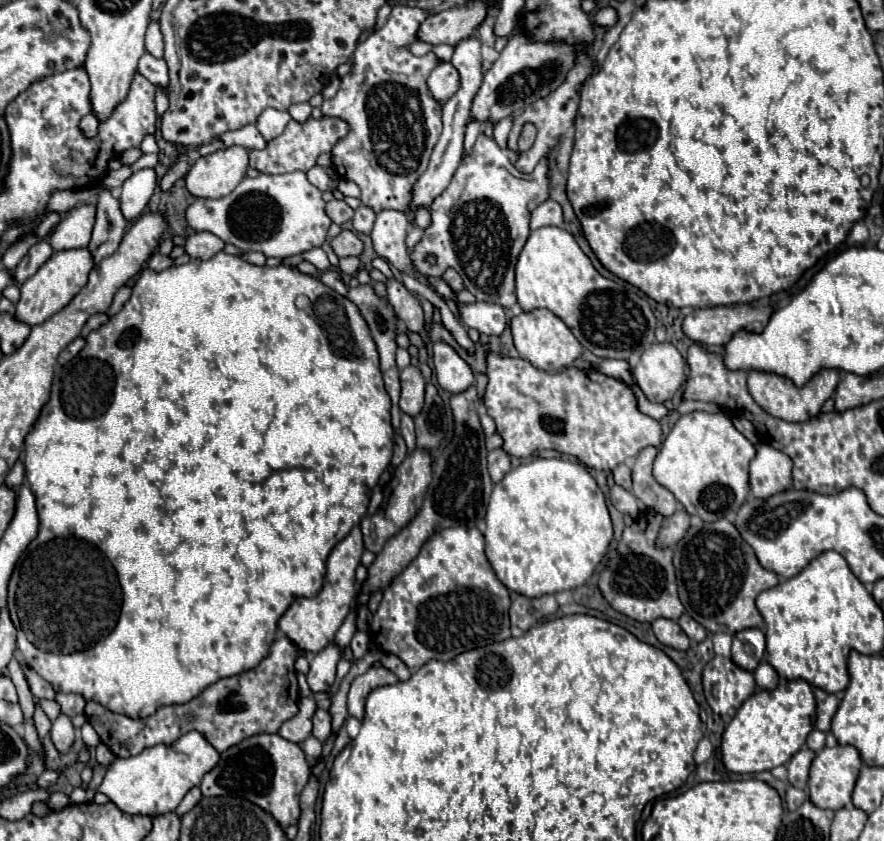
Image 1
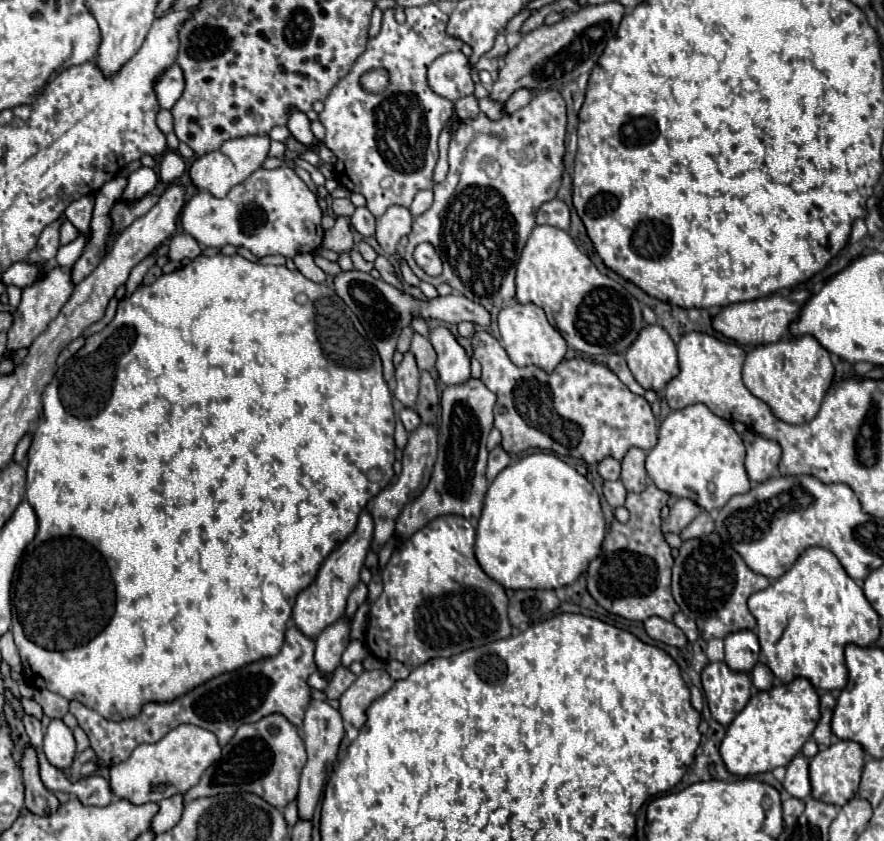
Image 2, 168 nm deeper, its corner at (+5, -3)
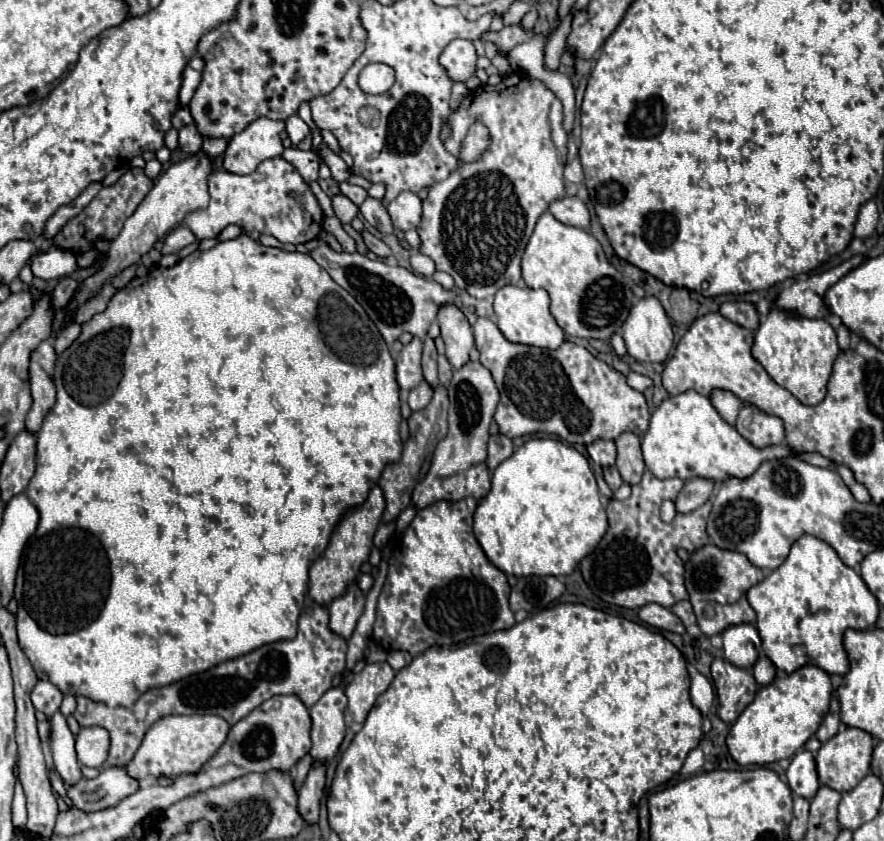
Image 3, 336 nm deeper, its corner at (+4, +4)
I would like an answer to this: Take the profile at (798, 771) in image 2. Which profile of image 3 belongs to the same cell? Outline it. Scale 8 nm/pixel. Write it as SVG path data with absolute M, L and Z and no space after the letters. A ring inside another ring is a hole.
M800 750L790 762L790 768L786 770L786 778L788 778L788 786L796 796L814 798L820 788L814 756L808 750Z

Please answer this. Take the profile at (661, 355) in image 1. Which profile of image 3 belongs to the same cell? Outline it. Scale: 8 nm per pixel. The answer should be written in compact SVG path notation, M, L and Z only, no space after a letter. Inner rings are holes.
M654 296L640 298L622 324L622 338L632 358L640 362L664 362L674 346L670 318Z

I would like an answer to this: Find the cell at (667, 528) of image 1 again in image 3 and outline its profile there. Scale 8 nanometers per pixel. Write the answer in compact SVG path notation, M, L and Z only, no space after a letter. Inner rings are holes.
M690 478L684 484L682 492L678 494L676 510L678 512L692 512L694 508L702 506L710 498L714 486L716 486L714 480L708 480L708 478Z

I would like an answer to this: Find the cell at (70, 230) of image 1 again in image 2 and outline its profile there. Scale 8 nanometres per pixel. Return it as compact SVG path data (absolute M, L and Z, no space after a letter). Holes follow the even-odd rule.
M79 233L75 241L59 247L59 253L57 253L57 263L61 267L73 267L73 263L81 257L83 253L83 247L85 247L85 235Z

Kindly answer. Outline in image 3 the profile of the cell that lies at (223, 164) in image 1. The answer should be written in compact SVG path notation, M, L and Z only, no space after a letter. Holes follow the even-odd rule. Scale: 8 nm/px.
M258 118L244 132L232 138L224 152L224 168L232 174L250 174L260 162L282 156L284 146L280 132L284 132L284 120Z

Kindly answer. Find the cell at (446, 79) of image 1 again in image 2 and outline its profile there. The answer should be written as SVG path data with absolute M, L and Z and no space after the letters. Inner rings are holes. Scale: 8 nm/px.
M461 51L445 53L435 59L427 71L427 83L437 95L449 101L457 101L465 95L471 95L475 87L471 79L469 61Z

